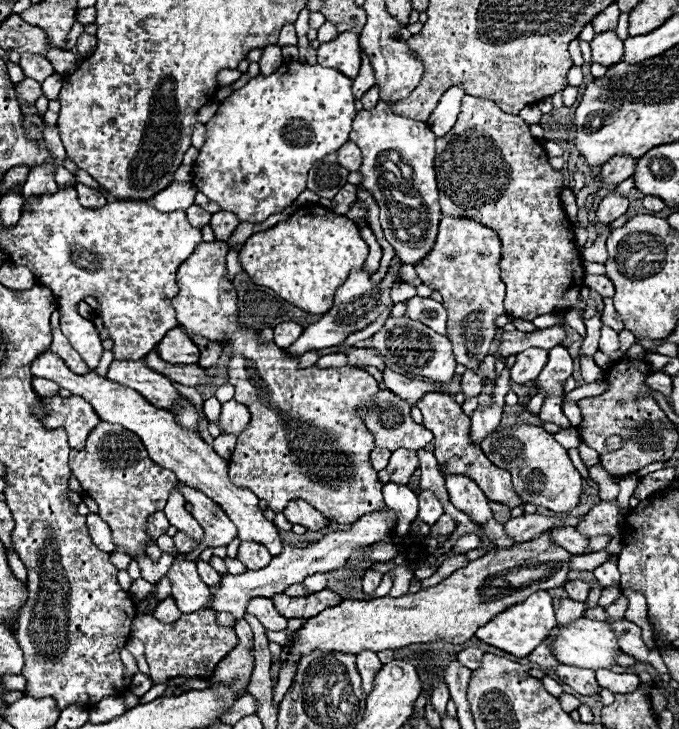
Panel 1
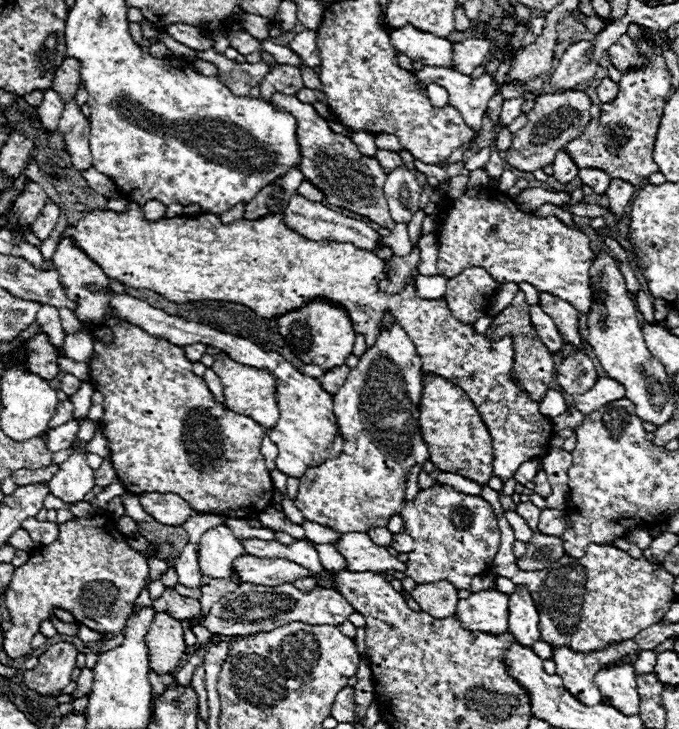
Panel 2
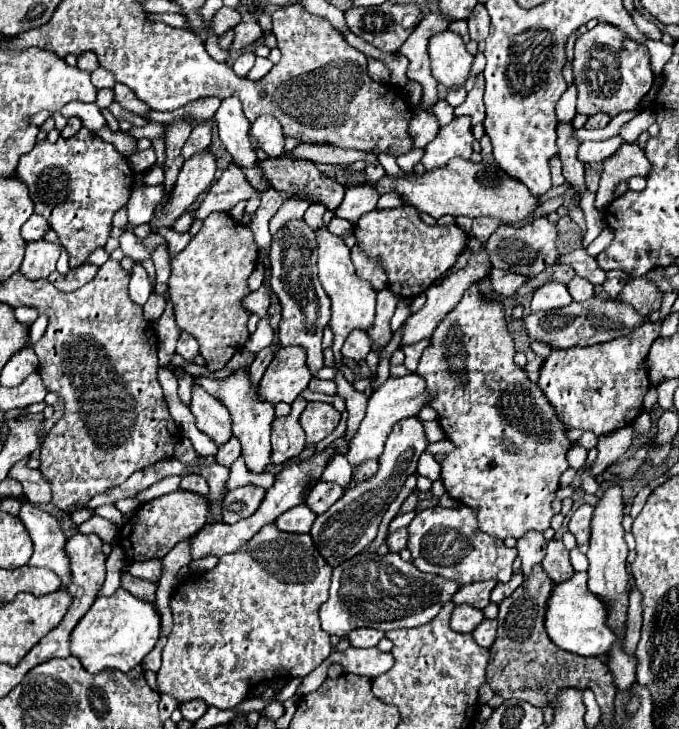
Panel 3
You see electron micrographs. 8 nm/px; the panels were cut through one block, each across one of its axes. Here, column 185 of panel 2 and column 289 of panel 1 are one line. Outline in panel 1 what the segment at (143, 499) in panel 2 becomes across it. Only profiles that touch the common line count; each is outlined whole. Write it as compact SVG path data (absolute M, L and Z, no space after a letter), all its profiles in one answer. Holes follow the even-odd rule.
M300 498L288 502L288 506L284 508L284 516L290 524L302 524L308 530L320 530L330 522L316 508L312 508L308 502L304 502Z

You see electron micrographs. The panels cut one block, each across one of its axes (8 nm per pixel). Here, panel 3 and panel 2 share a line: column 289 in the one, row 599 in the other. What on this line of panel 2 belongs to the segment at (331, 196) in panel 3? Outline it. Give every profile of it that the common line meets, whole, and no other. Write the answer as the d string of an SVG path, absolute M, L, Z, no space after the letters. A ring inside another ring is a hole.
M166 588L164 594L154 600L154 610L158 612L168 612L170 616L184 620L184 618L192 618L200 612L200 602L188 596L180 596L174 588Z

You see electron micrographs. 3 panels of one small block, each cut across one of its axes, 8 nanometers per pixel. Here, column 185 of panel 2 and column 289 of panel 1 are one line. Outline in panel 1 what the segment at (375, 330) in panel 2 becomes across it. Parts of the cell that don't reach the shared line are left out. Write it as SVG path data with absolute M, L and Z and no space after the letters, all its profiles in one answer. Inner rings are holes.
M306 204L288 220L252 234L240 250L242 268L256 284L272 288L280 298L310 314L330 310L336 290L352 270L364 266L366 256L368 244L360 236L360 228L346 216L334 216L320 204Z

